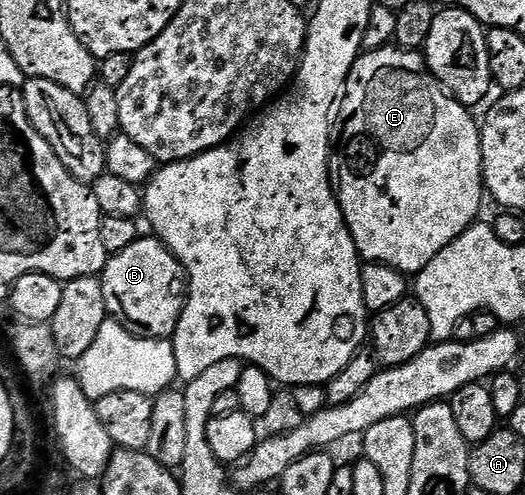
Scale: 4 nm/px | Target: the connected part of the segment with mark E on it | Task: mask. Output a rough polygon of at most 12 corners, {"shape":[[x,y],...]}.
{"shape":[[359,54],[330,184],[416,276],[479,221],[482,131],[425,57]]}

